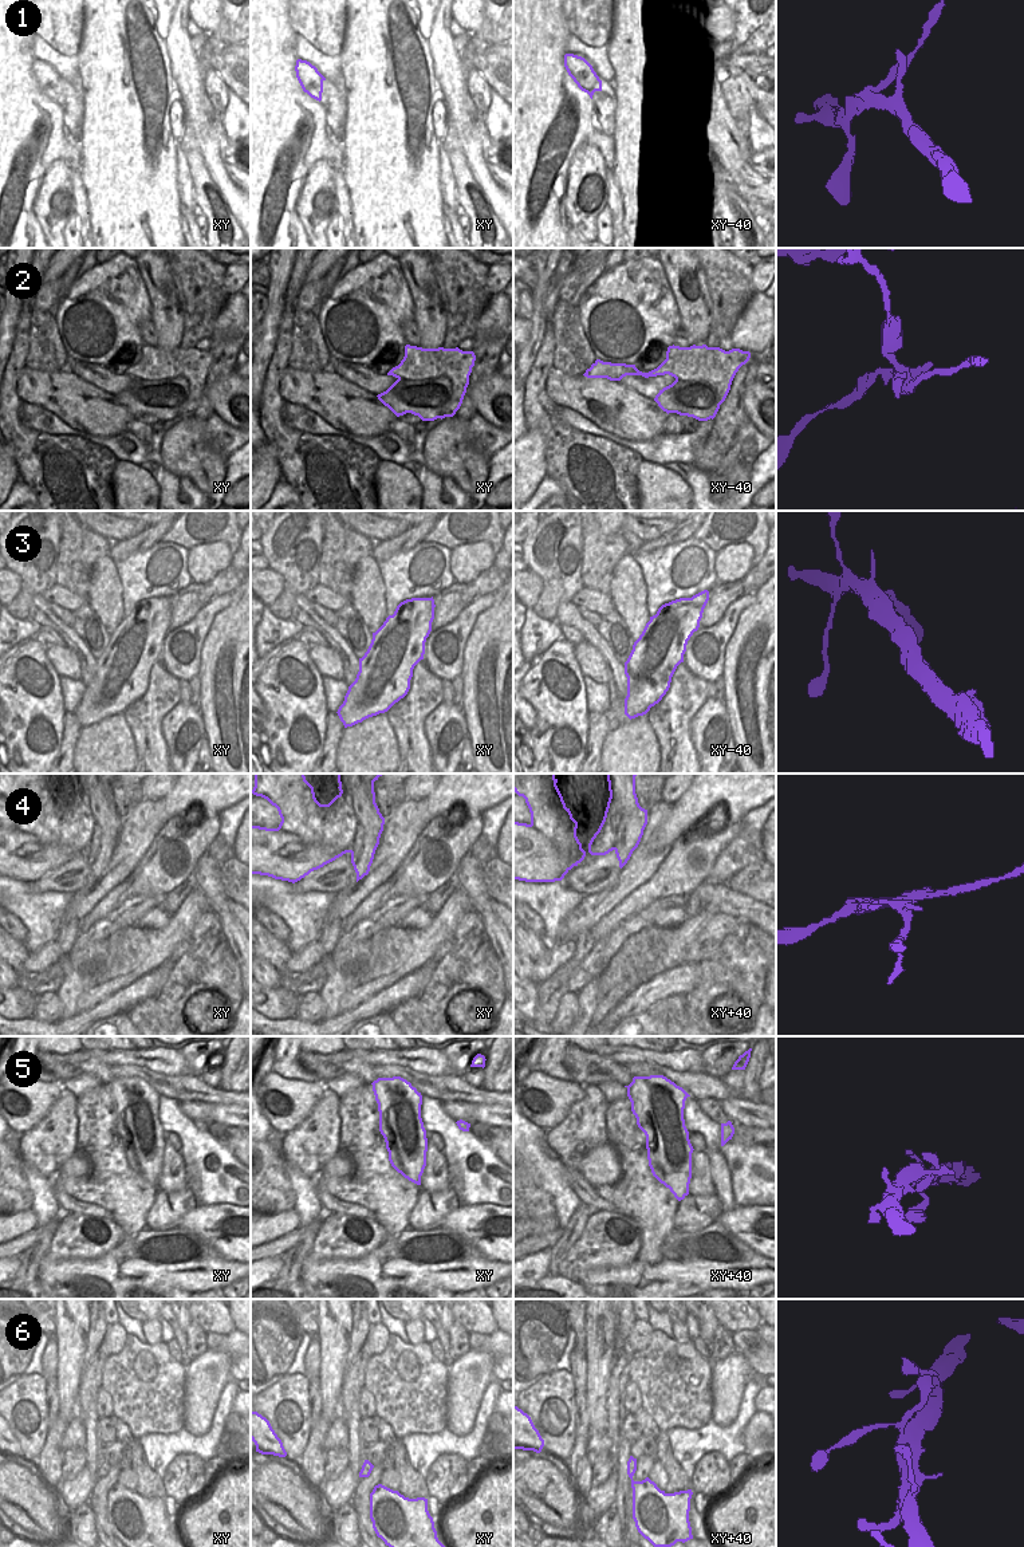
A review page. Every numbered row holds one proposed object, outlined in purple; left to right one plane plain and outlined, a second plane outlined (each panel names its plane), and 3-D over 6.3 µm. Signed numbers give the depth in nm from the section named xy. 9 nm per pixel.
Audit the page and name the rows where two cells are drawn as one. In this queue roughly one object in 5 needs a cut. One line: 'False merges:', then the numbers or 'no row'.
False merges: 2, 4.

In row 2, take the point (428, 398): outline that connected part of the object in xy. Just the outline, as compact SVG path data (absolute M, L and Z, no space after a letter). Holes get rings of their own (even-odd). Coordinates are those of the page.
M446 378L397 379L377 397L397 417L406 413L418 416L422 421L453 417L449 409L452 385Z

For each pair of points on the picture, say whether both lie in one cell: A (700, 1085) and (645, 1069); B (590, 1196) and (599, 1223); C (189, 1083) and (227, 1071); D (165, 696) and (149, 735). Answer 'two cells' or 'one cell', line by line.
A: one cell
B: two cells
C: two cells
D: one cell

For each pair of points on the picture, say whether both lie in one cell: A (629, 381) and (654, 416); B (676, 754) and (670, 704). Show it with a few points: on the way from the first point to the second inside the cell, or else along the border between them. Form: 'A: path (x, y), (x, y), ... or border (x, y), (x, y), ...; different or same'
A: border (617, 381), (653, 400); different
B: path (676, 741), (670, 716); same

